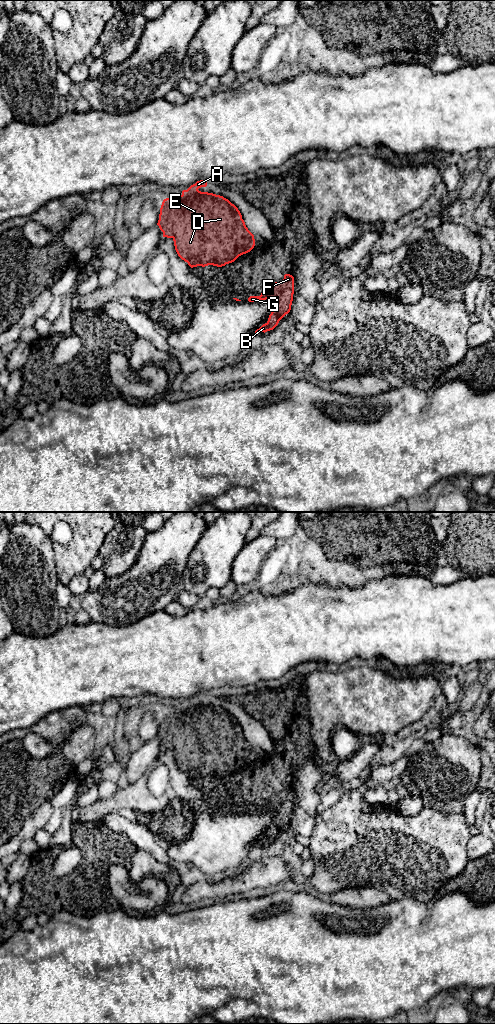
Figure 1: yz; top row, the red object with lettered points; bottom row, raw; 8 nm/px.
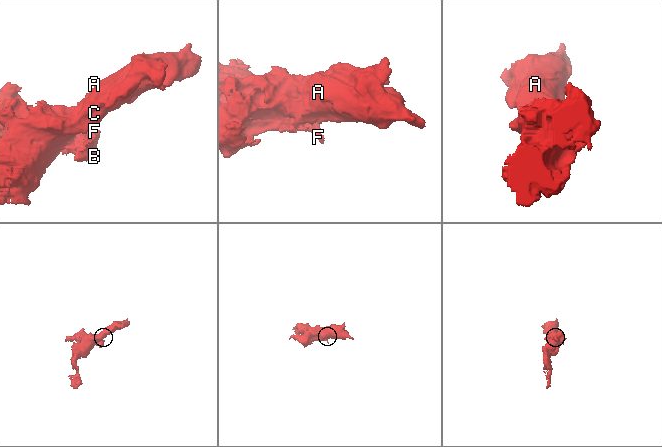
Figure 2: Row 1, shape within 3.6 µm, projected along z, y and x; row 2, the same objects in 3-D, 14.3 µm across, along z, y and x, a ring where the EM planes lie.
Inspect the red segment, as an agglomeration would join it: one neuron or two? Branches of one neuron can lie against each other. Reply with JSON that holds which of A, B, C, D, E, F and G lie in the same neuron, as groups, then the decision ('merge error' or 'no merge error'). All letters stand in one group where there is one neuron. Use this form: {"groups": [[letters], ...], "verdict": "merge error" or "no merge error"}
{"groups": [["A", "B", "C", "D", "E", "F", "G"]], "verdict": "no merge error"}

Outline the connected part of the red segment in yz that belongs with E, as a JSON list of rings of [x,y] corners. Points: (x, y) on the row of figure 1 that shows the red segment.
[[[200,180],[183,190],[180,196],[164,199],[157,223],[163,237],[173,239],[178,256],[191,268],[225,266],[255,246],[254,235],[246,227],[238,208],[223,196],[198,190],[206,186],[206,180]]]

